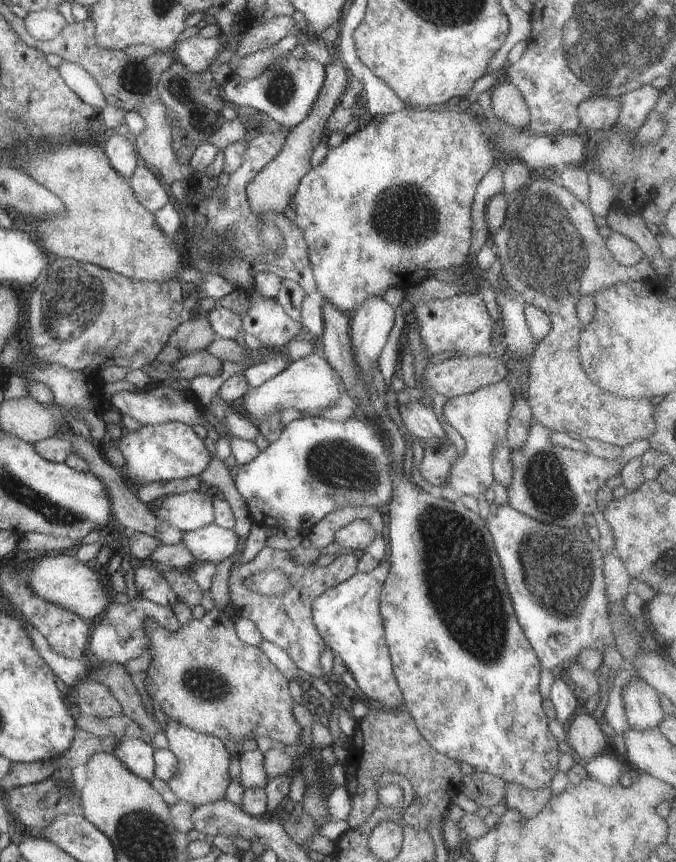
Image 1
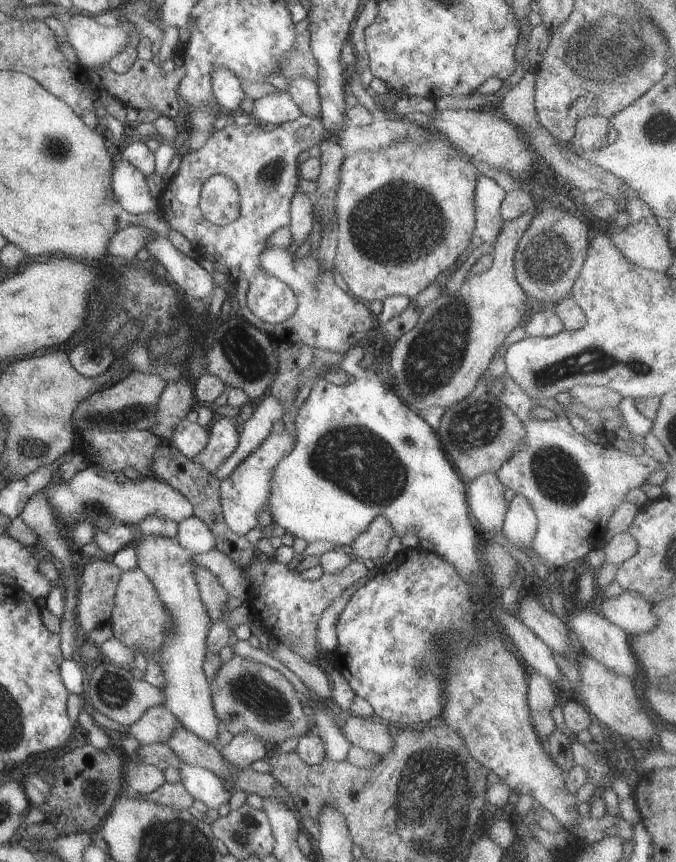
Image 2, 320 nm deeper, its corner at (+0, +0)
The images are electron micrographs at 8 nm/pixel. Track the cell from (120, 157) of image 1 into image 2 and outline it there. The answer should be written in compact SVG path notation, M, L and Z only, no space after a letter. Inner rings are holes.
M128 161L113 168L112 190L120 210L134 214L158 213L158 198L152 196L146 176Z

